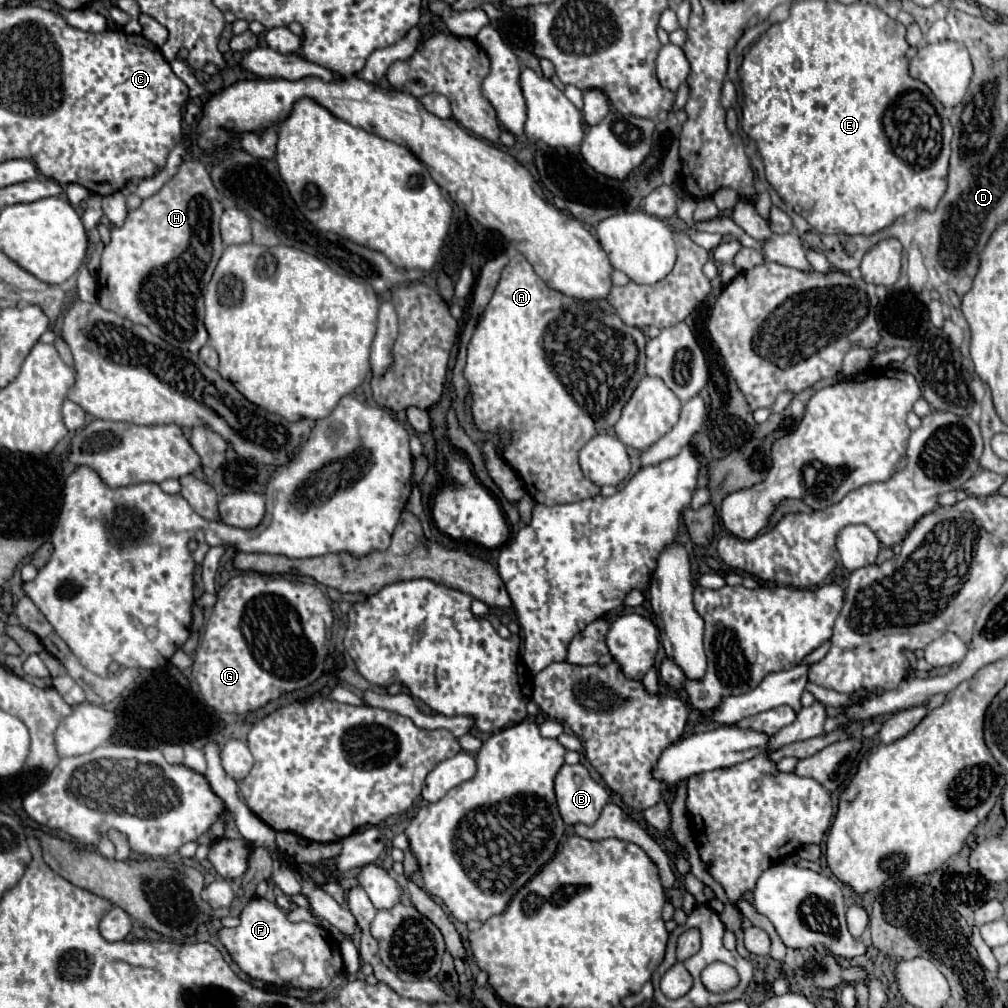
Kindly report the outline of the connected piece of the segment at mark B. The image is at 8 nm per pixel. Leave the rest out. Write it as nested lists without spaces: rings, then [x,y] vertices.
[[[564,764],[556,776],[556,798],[558,798],[558,808],[560,808],[560,814],[564,818],[566,824],[594,824],[602,812],[602,808],[606,806],[608,802],[608,790],[590,778],[588,770],[582,766],[582,764],[576,764],[576,766],[570,766],[570,764]]]

